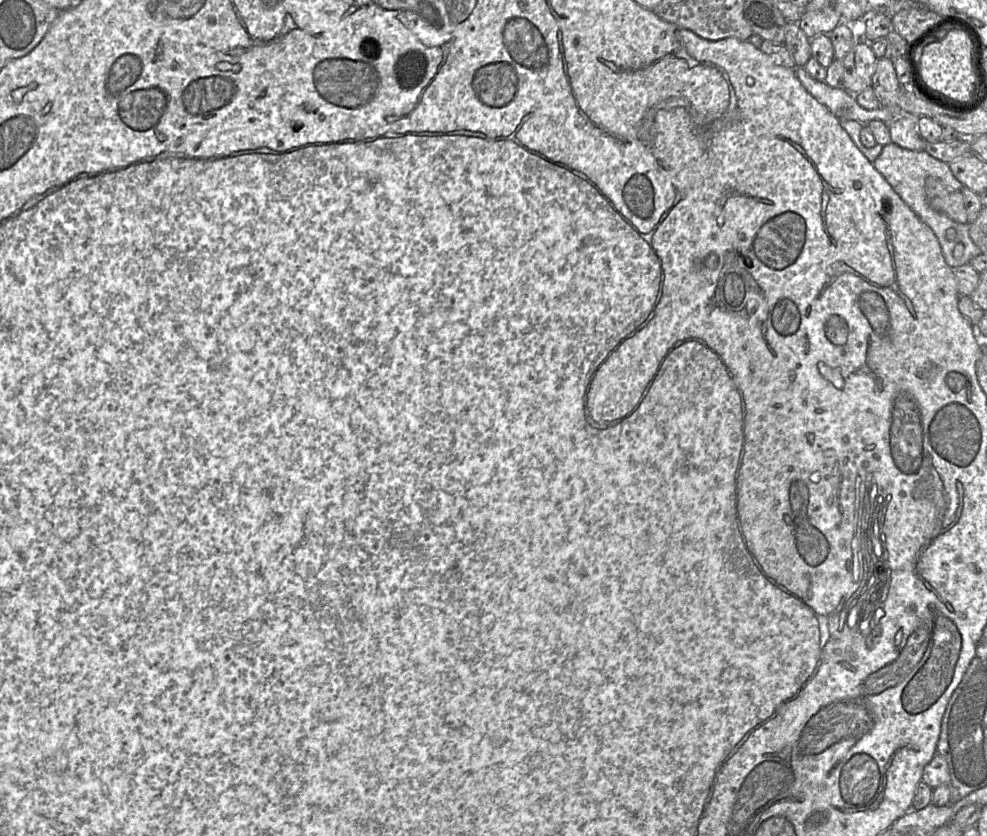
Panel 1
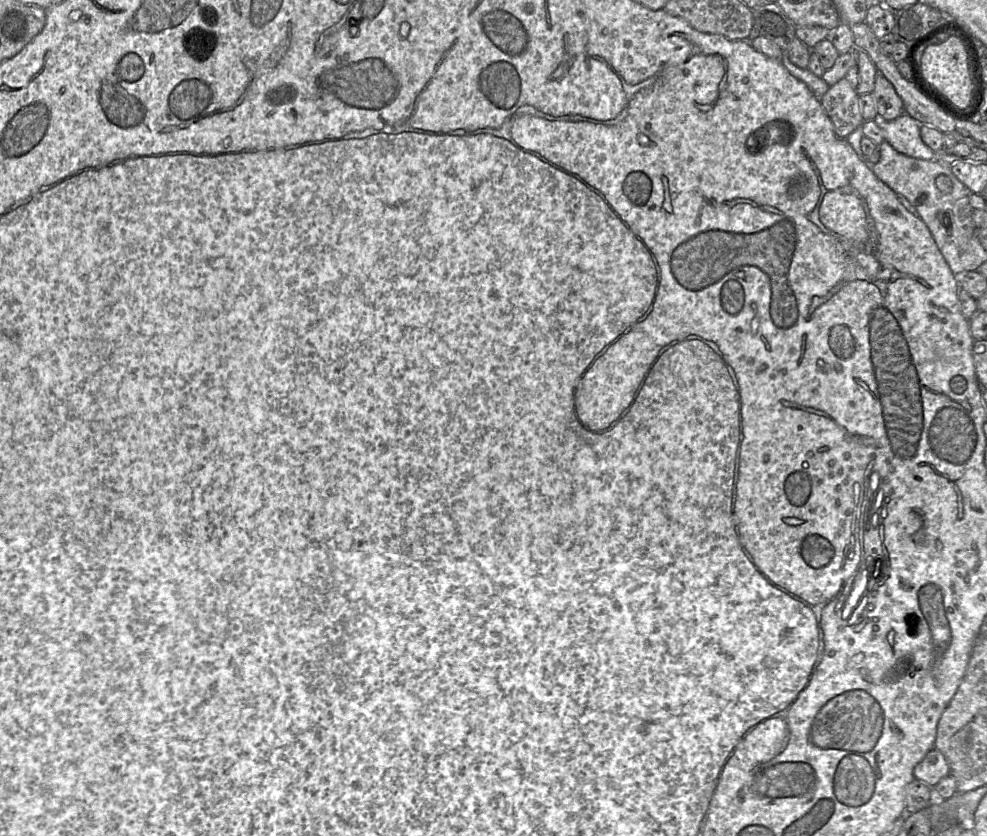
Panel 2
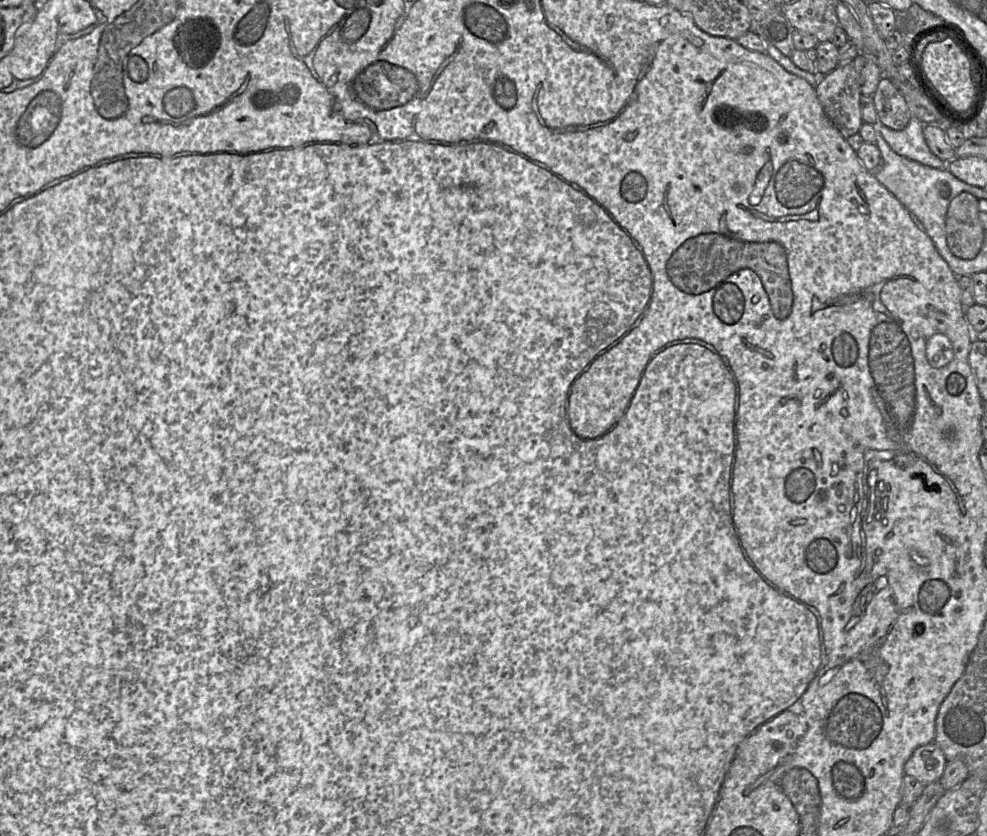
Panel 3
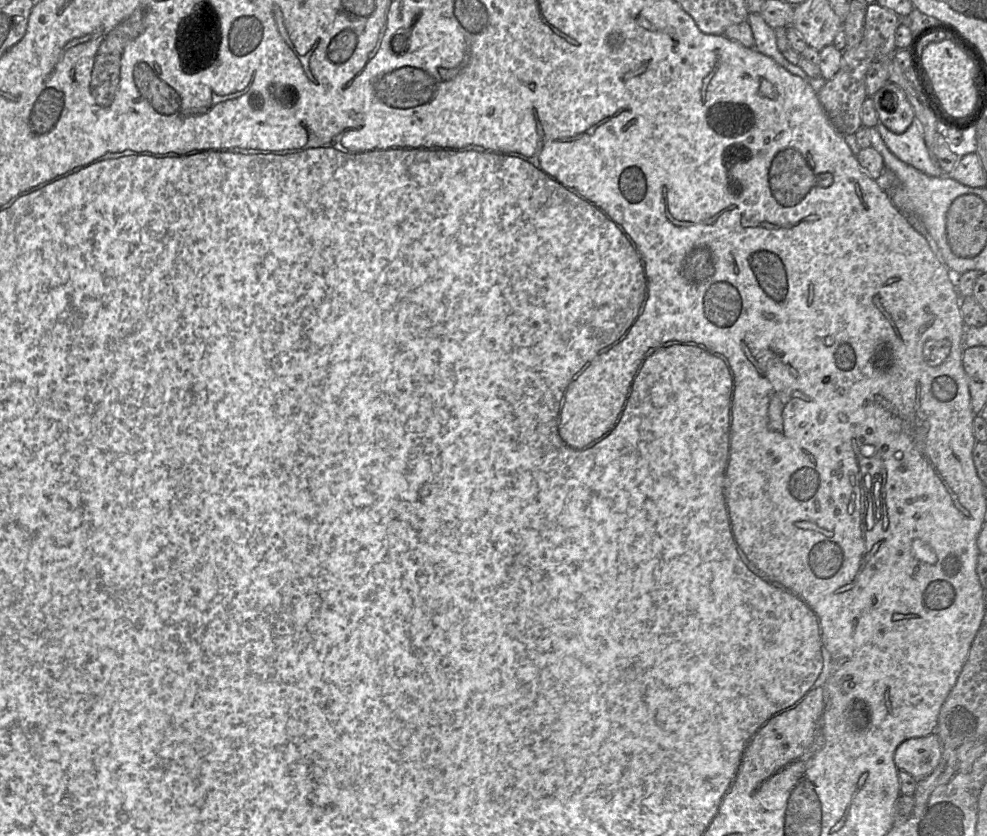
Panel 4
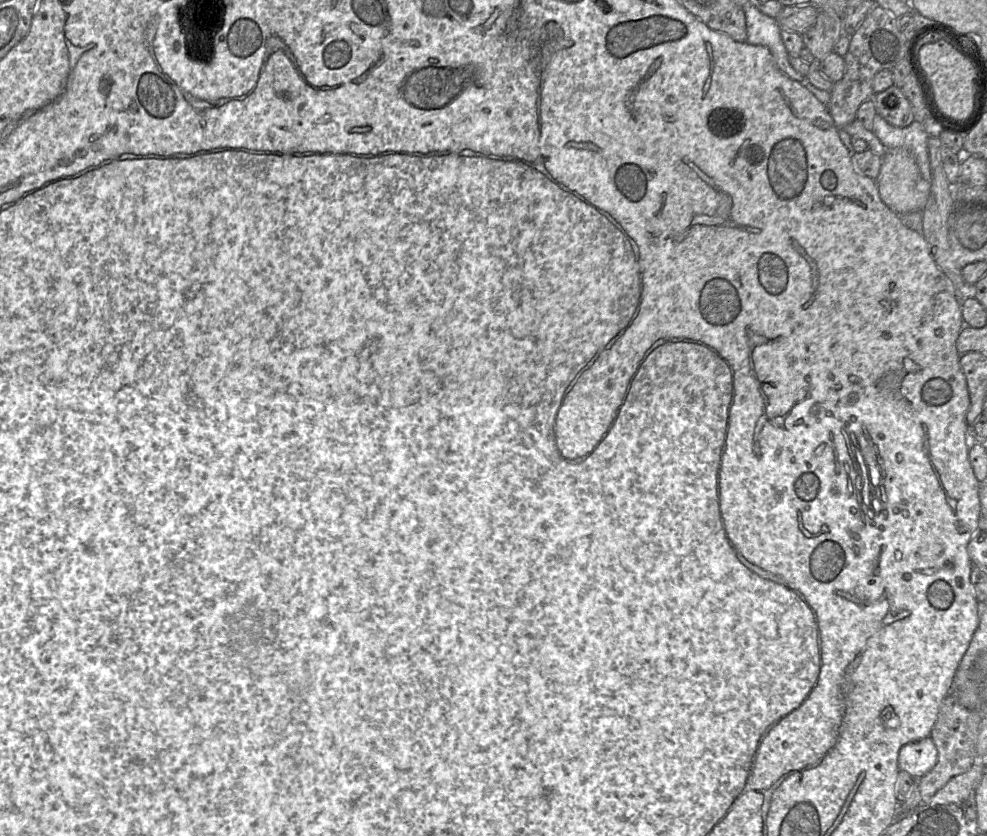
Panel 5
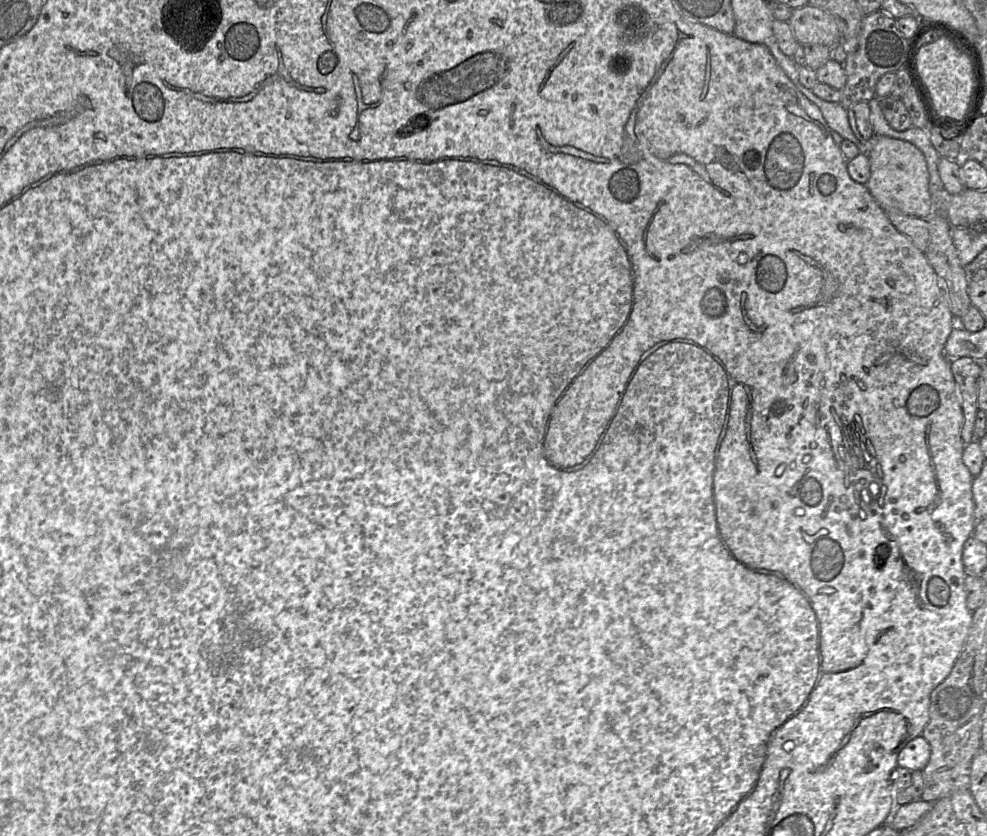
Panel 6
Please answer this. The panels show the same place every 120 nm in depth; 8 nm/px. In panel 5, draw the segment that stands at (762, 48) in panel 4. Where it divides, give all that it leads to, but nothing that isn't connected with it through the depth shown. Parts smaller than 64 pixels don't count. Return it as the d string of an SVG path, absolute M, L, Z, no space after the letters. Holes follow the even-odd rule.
M751 1L743 5L746 19L747 43L766 46L778 68L792 80L807 79L798 73L789 62L789 53L781 39L781 28L775 18L763 14Z

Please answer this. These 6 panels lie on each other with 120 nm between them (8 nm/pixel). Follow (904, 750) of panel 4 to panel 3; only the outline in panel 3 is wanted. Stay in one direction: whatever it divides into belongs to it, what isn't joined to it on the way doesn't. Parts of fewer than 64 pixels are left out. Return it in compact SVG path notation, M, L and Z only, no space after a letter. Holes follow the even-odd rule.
M933 741L915 749L905 763L904 772L928 785L942 777L947 762L943 751Z

